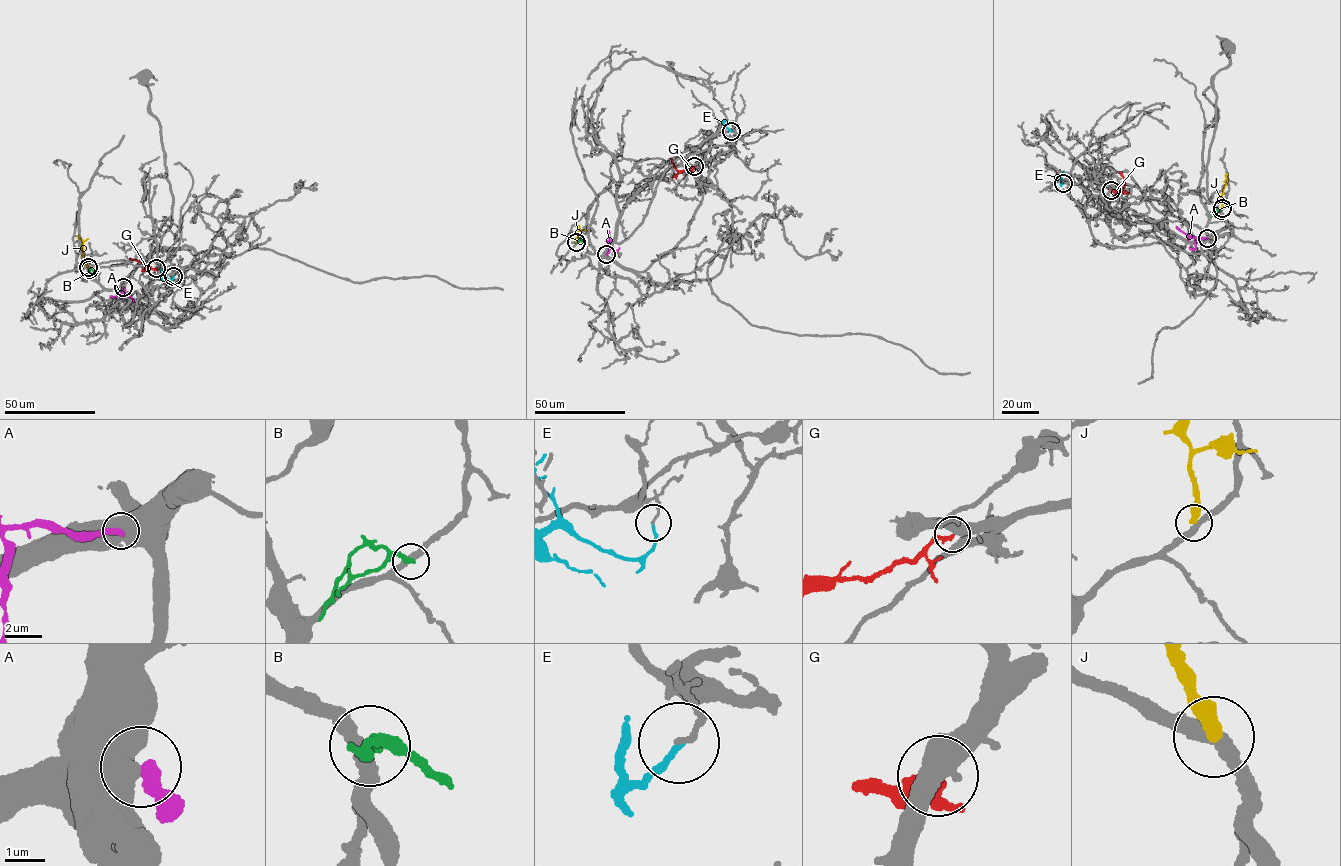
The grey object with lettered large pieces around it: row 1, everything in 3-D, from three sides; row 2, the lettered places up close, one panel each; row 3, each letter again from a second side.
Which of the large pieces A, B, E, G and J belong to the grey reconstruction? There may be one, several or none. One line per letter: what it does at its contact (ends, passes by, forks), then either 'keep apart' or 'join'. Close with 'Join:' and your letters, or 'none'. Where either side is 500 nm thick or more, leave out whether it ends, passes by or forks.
A: keep apart
B: it ends there; keep apart
E: it ends there; keep apart
G: keep apart
J: it ends there; keep apart
Join: none

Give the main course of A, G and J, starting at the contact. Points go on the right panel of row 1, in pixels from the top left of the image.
A: (1207, 238), (1188, 236), (1176, 226)
G: (1111, 189), (1124, 187), (1120, 172)
J: (1222, 208), (1227, 174)

